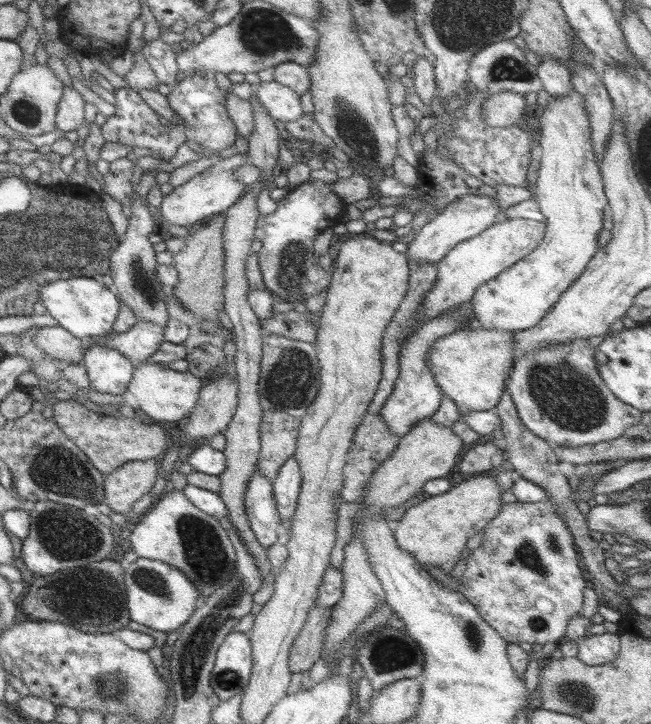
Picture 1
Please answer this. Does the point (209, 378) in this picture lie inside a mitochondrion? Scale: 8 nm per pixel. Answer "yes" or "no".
no

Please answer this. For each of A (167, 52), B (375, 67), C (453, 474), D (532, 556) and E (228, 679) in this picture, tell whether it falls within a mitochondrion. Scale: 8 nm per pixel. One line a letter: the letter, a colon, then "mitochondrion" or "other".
A: other
B: other
C: other
D: mitochondrion
E: mitochondrion

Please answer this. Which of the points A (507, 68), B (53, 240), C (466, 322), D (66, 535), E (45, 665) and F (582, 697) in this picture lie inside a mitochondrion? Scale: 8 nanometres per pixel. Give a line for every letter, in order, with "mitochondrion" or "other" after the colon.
A: mitochondrion
B: mitochondrion
C: other
D: mitochondrion
E: other
F: mitochondrion

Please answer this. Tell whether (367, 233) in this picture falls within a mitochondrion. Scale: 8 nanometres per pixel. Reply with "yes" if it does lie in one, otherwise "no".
no

